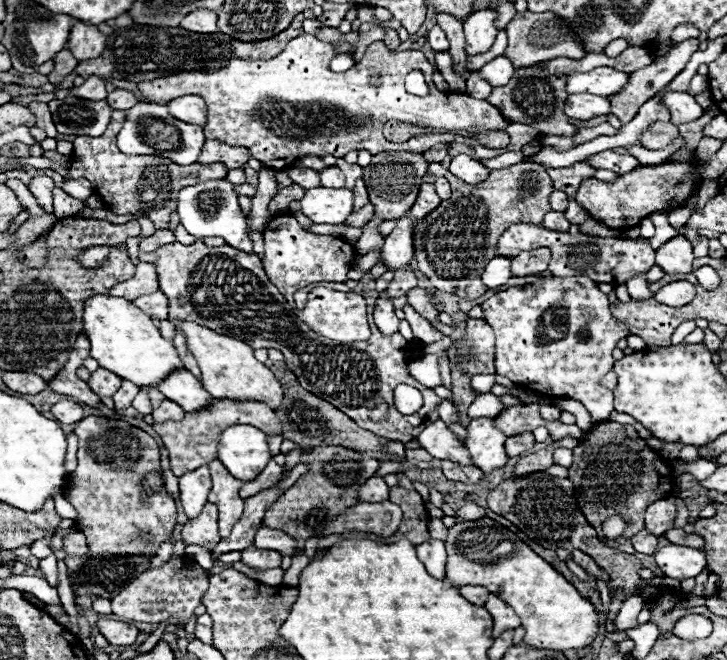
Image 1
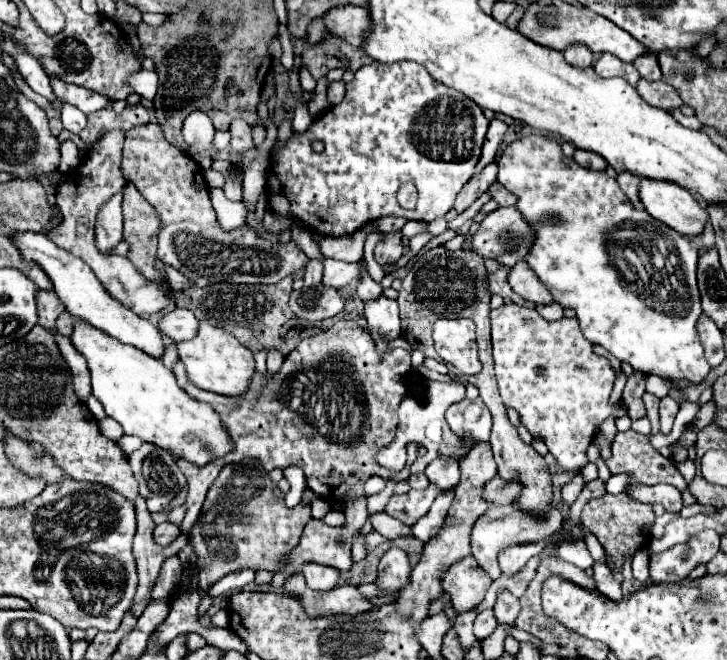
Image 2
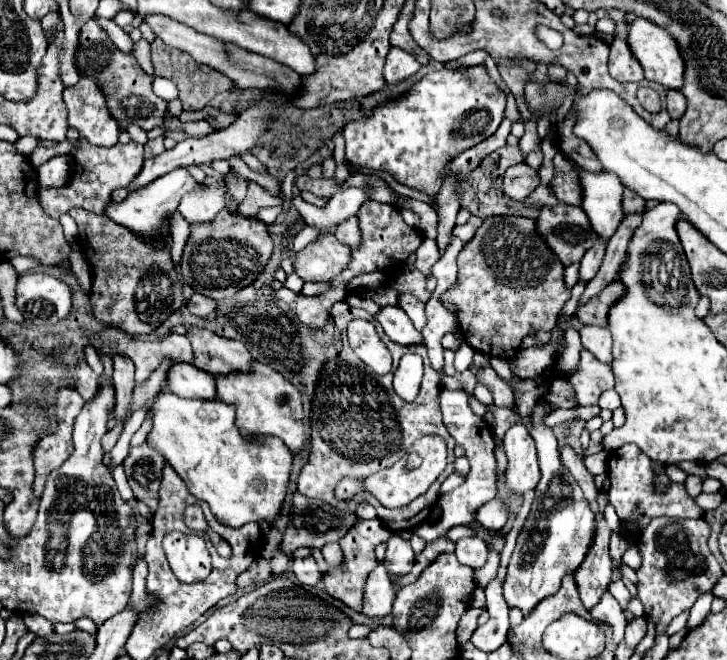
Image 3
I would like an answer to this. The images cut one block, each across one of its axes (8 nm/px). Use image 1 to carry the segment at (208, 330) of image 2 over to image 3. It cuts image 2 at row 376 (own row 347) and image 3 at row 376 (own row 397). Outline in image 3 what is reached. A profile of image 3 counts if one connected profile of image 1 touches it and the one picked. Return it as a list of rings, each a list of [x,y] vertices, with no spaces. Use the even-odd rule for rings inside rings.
[[[258,360],[252,362],[252,370],[248,372],[230,372],[230,374],[214,374],[216,382],[216,398],[228,404],[236,404],[236,424],[244,436],[276,436],[280,438],[292,452],[302,450],[306,444],[306,426],[302,414],[302,398],[300,392],[276,370]]]

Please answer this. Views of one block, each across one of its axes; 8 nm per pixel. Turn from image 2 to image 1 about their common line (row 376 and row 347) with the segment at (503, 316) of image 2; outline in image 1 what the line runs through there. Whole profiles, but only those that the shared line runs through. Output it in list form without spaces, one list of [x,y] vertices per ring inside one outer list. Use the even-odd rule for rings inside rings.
[[[584,276],[540,278],[538,282],[526,284],[524,288],[514,286],[494,294],[490,300],[482,304],[482,310],[486,314],[486,322],[496,332],[496,374],[502,374],[510,378],[514,384],[538,394],[578,400],[586,406],[594,424],[610,416],[610,412],[614,410],[614,396],[608,388],[602,386],[602,378],[614,366],[612,350],[616,348],[616,342],[620,338],[630,336],[630,330],[612,316],[608,296],[600,292],[594,280]]]

